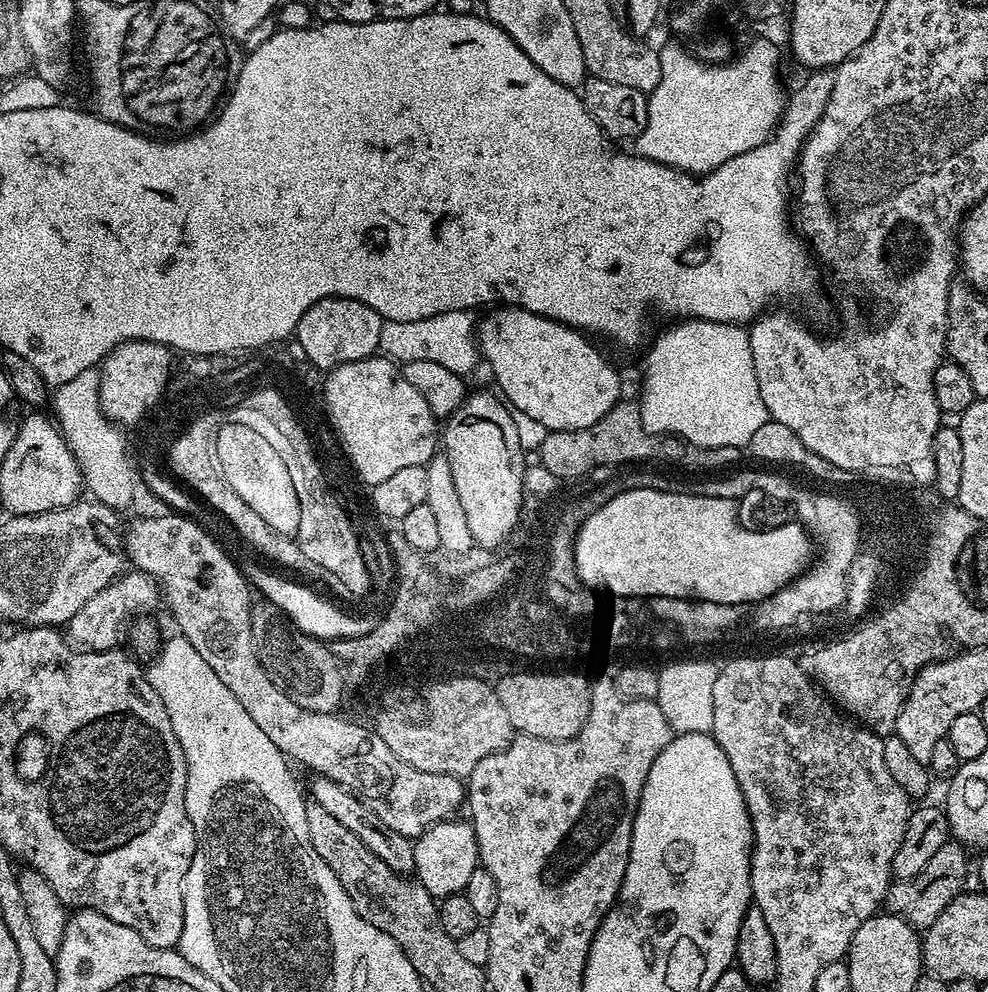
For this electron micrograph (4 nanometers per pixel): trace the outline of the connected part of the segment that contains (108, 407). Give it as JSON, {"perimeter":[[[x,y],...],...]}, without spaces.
{"perimeter":[[[123,340],[99,365],[100,405],[109,420],[117,426],[136,424],[151,413],[148,404],[156,398],[164,376],[174,370],[173,349],[149,340]]]}

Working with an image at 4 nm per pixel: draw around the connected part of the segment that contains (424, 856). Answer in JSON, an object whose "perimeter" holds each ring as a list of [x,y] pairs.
{"perimeter":[[[460,819],[439,820],[422,835],[415,837],[414,876],[433,898],[461,895],[466,882],[470,882],[470,874],[474,874],[480,864],[480,851],[472,825],[467,819]]]}

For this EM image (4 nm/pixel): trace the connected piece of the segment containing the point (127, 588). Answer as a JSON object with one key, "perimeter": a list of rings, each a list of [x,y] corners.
{"perimeter":[[[132,570],[129,573],[129,576],[121,575],[102,590],[98,590],[98,594],[94,594],[94,598],[90,598],[90,602],[86,602],[86,606],[82,606],[82,610],[78,610],[78,614],[74,614],[74,618],[68,620],[66,636],[73,645],[94,652],[119,649],[120,639],[123,636],[125,639],[130,622],[147,617],[149,615],[147,612],[154,611],[158,606],[161,607],[162,593],[156,581],[144,572]]]}

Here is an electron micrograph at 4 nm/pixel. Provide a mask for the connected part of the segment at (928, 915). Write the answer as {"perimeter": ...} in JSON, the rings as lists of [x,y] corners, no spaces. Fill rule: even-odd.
{"perimeter":[[[949,842],[926,862],[926,866],[914,878],[896,880],[888,885],[888,893],[884,896],[883,907],[891,915],[900,916],[917,930],[927,930],[938,922],[938,914],[954,902],[954,898],[965,891],[964,879],[968,876],[968,856],[963,844]]]}

